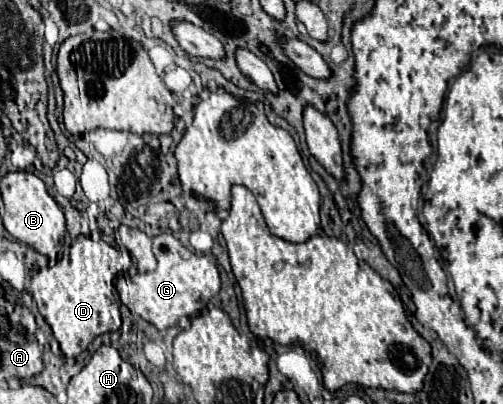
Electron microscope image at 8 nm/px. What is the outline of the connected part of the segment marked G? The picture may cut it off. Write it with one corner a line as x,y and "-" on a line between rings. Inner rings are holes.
170,232
154,236
152,250
158,260
156,270
146,274
136,274
136,276
118,276
116,290
122,304
132,314
142,316
158,330
166,330
178,326
178,320
182,316
192,318
206,308
210,298
220,290
220,274
216,262
210,256
190,252

